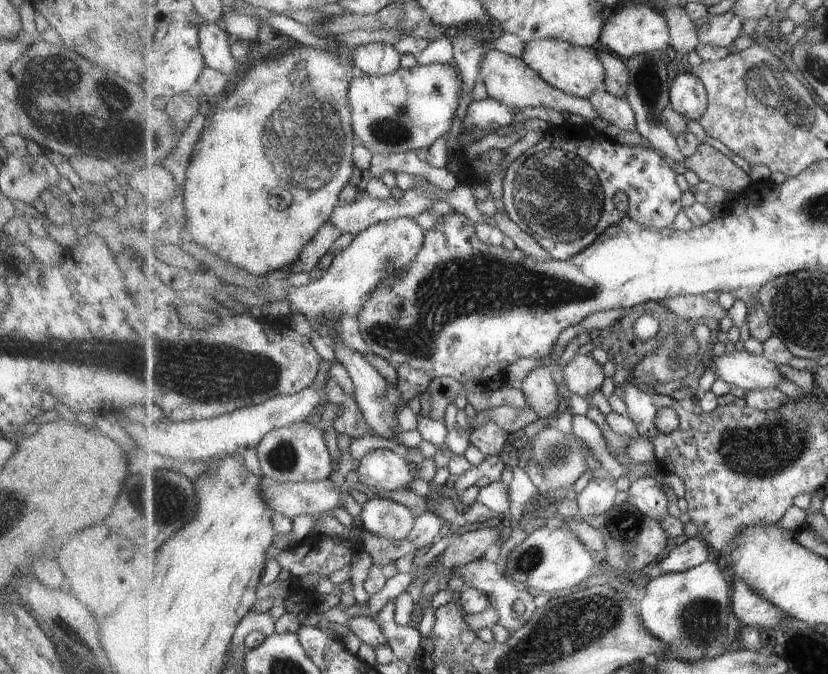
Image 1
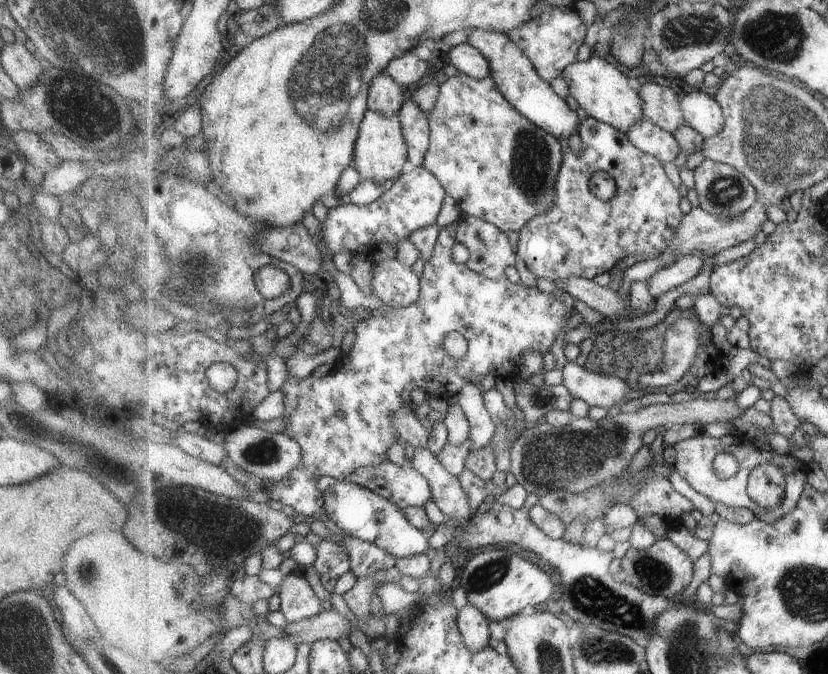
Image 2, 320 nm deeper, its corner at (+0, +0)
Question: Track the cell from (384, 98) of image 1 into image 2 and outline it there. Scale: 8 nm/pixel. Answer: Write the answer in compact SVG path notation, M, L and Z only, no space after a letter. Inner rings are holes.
M368 109L360 126L353 166L361 173L362 180L368 179L376 183L397 180L404 171L409 169L408 142L404 135L400 114L386 117L384 113Z

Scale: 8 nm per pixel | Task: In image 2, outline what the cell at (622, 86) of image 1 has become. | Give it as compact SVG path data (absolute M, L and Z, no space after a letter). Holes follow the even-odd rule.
M645 81L639 94L644 100L645 118L659 128L674 134L679 127L687 124L681 96L673 90L654 82Z

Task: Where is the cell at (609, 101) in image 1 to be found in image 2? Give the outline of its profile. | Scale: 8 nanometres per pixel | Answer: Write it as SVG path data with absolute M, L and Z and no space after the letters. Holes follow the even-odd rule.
M647 118L637 121L627 133L638 149L657 157L663 164L671 163L683 152L673 133L659 128Z

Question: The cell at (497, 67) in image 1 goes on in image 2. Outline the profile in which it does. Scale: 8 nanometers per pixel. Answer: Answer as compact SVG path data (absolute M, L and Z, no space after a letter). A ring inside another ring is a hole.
M461 43L448 49L449 63L459 73L467 74L474 79L484 79L492 76L492 66L489 59L471 43Z

